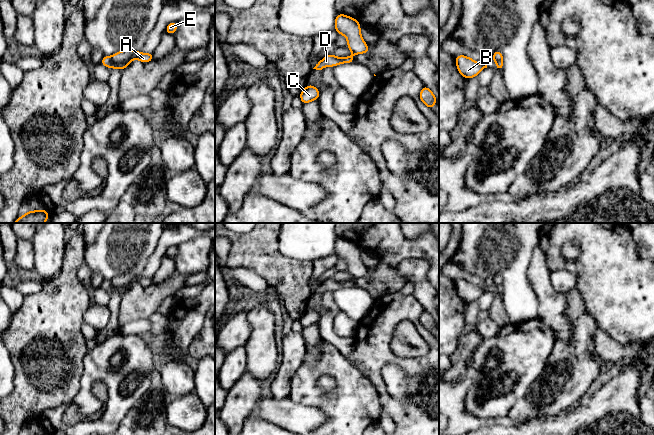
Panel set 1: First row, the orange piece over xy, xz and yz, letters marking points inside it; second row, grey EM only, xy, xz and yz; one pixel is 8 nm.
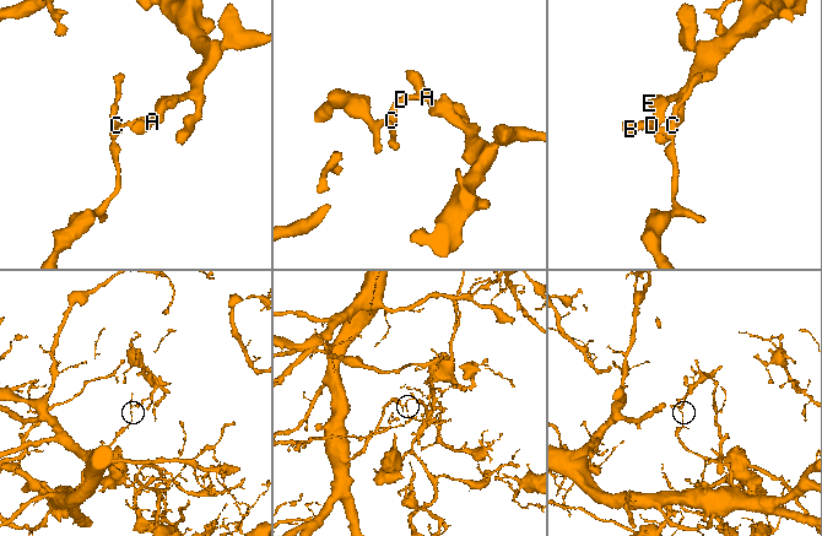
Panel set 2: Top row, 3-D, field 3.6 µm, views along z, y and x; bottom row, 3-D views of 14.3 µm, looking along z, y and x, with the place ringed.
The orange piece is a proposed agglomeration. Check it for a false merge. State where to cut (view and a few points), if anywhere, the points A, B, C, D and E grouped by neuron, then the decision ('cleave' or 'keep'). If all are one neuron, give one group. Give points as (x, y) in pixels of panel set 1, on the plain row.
cut xy (129, 285), (115, 287); groups A B E / C D; cleave

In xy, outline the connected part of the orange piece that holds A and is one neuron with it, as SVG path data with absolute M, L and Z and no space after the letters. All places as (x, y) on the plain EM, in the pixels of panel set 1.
M131 273L119 275L111 280L114 287L131 286L133 283L138 283L143 287L148 287L153 283L153 277L140 277Z

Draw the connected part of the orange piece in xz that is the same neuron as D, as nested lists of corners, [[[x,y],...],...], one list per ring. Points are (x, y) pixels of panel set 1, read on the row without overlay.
[[[332,277],[325,280],[321,285],[319,285],[316,290],[313,293],[316,294],[322,294],[324,291],[334,291],[338,288],[344,288],[344,287],[354,287],[353,280],[348,281],[336,281]]]

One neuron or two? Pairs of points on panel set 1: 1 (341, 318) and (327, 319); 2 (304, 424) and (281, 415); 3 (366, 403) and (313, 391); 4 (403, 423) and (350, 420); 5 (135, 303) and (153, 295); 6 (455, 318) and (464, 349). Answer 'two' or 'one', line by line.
1: two
2: one
3: one
4: two
5: one
6: two

